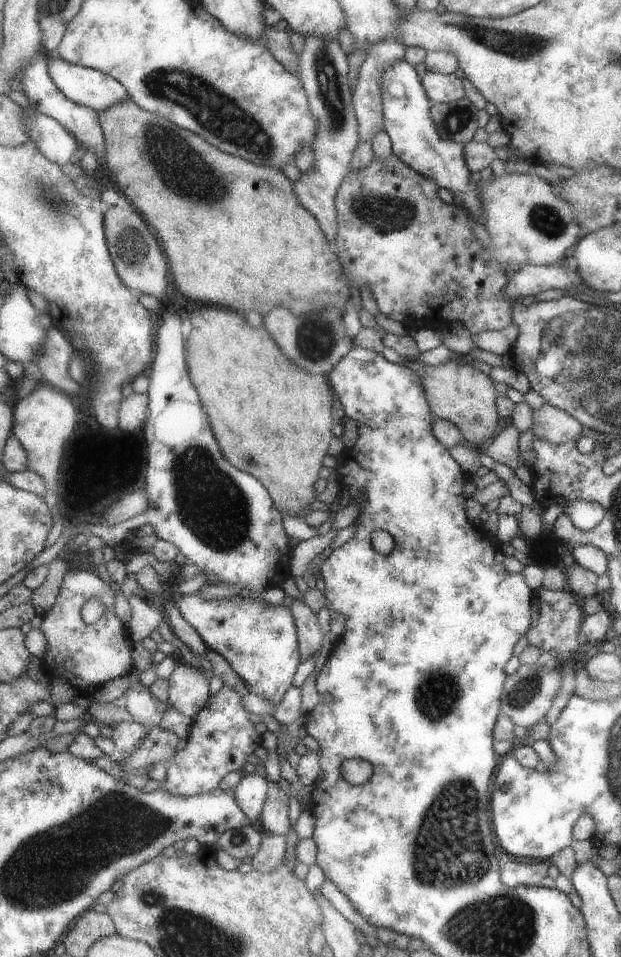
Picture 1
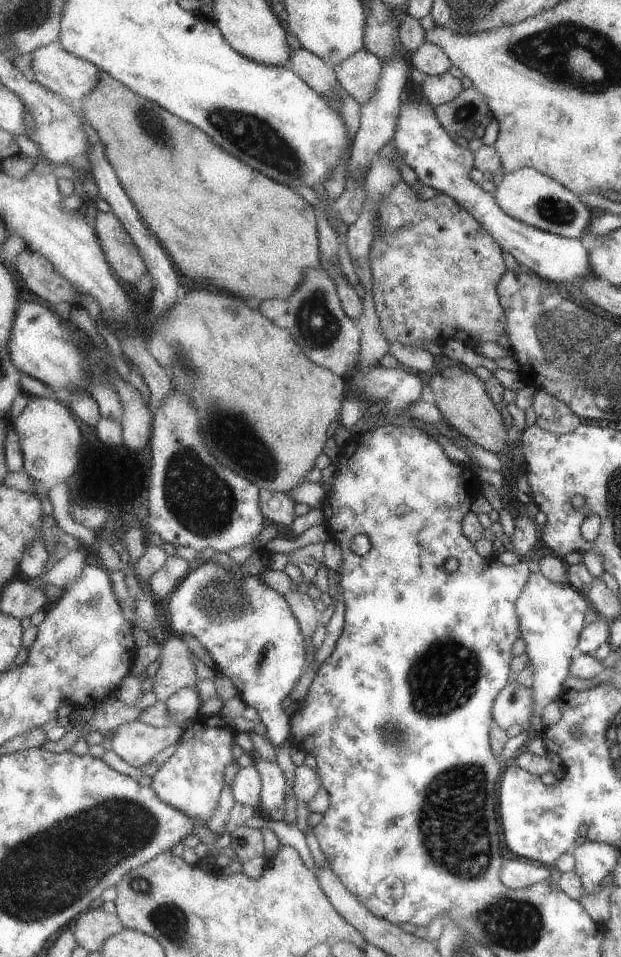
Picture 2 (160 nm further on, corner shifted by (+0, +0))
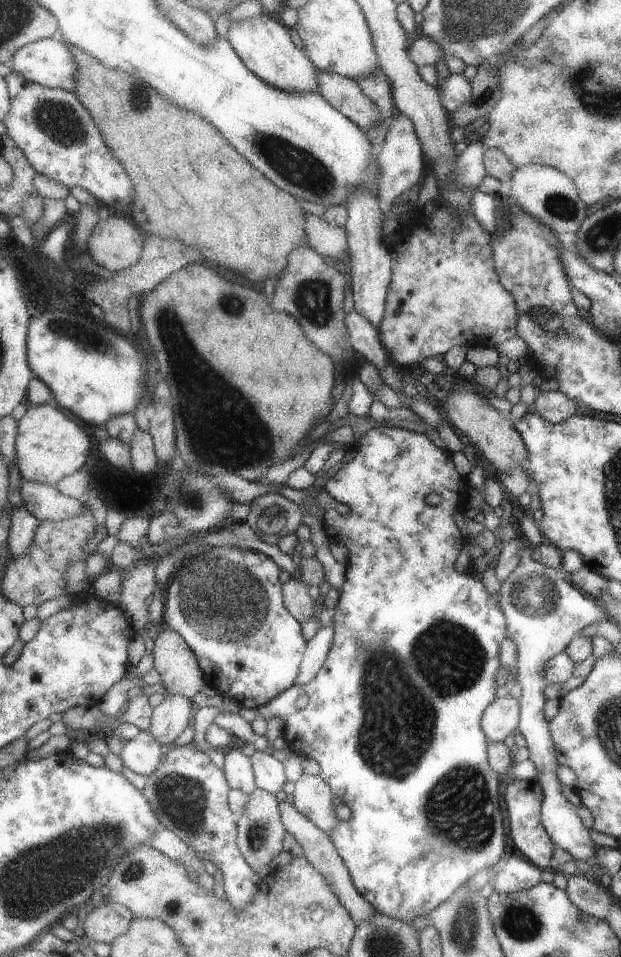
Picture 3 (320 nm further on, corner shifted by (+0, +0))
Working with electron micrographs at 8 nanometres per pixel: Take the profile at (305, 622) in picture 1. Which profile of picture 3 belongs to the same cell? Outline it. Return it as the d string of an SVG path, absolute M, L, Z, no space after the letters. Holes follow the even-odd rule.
M294 575L282 585L282 589L286 607L291 611L291 614L301 622L307 622L313 614L313 608L315 608L315 600L309 594L307 583Z

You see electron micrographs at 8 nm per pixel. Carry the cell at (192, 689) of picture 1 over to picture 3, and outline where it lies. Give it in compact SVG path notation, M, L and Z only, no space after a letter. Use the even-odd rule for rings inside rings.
M170 694L154 708L147 730L157 742L171 747L193 723L195 710L195 705L186 696Z

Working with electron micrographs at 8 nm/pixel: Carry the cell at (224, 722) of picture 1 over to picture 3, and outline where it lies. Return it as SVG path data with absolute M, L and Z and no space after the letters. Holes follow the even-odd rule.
M190 741L182 746L171 746L159 768L147 778L147 783L142 789L149 798L161 826L176 832L198 855L204 853L208 859L208 867L213 864L222 871L223 889L226 896L234 903L234 907L243 910L259 890L262 878L257 876L256 870L246 861L238 845L238 818L229 808L229 792L231 785L228 783L223 769L215 766L209 754L197 749L196 744Z

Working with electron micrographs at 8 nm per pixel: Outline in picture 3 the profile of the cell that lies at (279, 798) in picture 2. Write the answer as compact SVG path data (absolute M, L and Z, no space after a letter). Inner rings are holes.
M256 750L250 759L254 768L257 787L276 793L285 786L288 778L284 764L272 756L270 751Z

